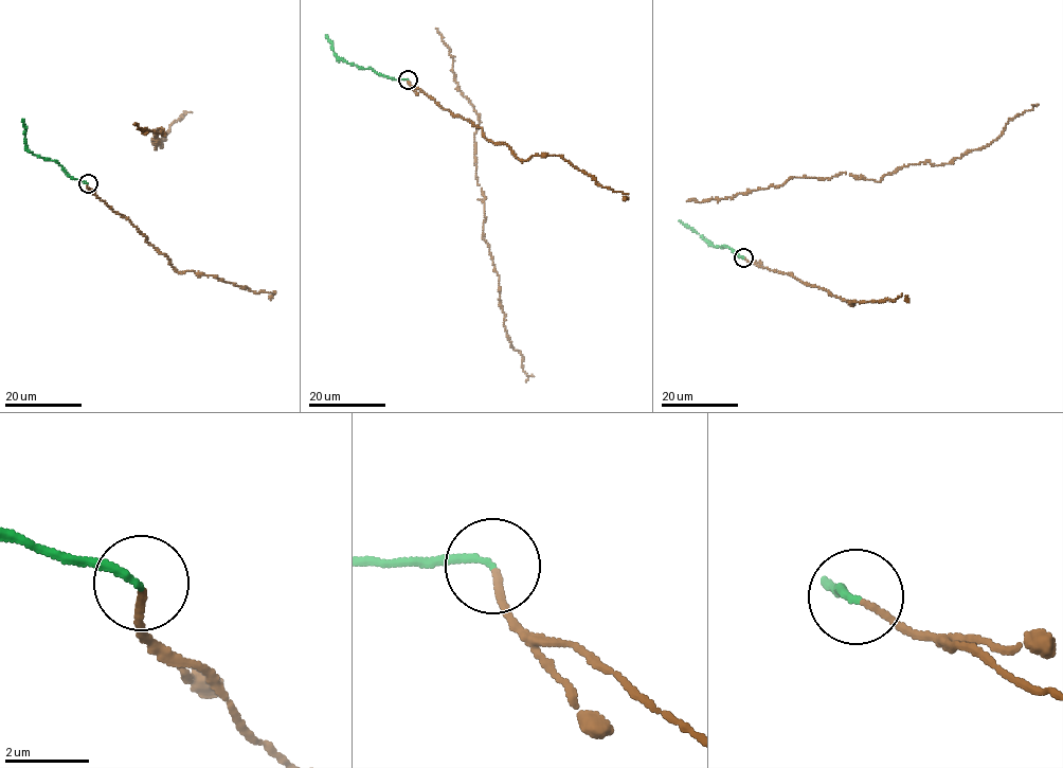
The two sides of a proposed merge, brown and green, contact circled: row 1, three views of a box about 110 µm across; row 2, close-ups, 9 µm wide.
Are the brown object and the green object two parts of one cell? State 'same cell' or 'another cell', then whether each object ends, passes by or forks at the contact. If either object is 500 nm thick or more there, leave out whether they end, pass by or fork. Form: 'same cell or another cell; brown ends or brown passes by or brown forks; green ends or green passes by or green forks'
same cell; brown ends; green ends

